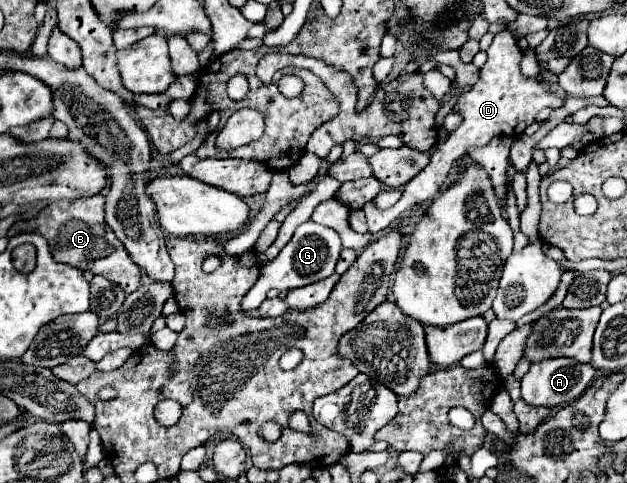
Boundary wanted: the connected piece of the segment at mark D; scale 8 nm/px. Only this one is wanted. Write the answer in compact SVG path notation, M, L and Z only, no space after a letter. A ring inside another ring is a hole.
M501 31L495 35L493 43L487 49L487 63L481 67L481 79L477 85L471 87L469 93L463 93L457 103L453 105L453 113L461 115L463 121L461 125L449 133L447 141L439 147L435 147L433 155L429 157L429 165L417 173L409 183L403 185L403 195L401 199L389 207L389 209L379 209L373 201L365 203L361 209L365 213L367 225L371 233L377 233L385 229L389 223L393 223L405 209L423 203L423 201L433 201L435 195L439 193L451 165L457 159L467 157L469 149L473 147L483 147L487 145L493 137L499 135L521 135L527 125L531 125L537 117L537 111L543 107L561 107L563 101L559 97L553 97L539 79L524 78L519 71L519 65L511 65L511 55L509 55L509 31Z

